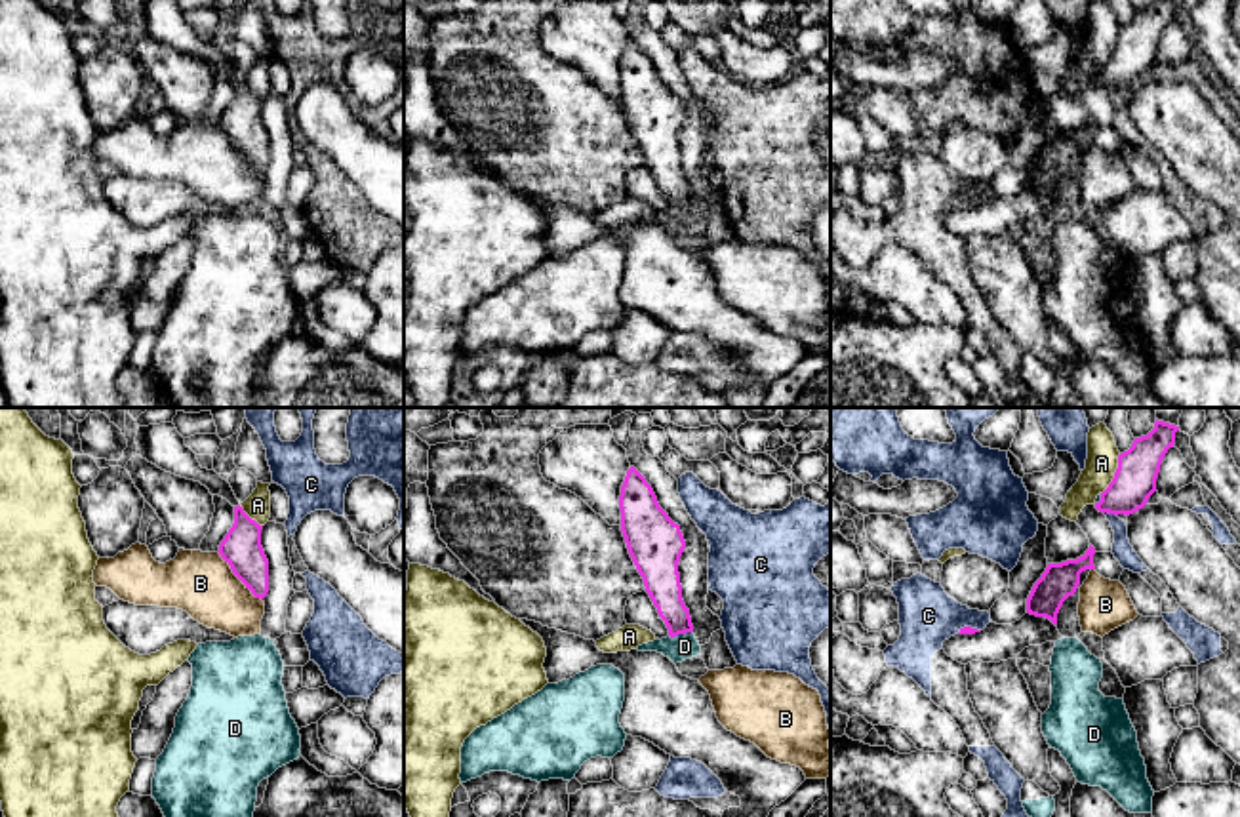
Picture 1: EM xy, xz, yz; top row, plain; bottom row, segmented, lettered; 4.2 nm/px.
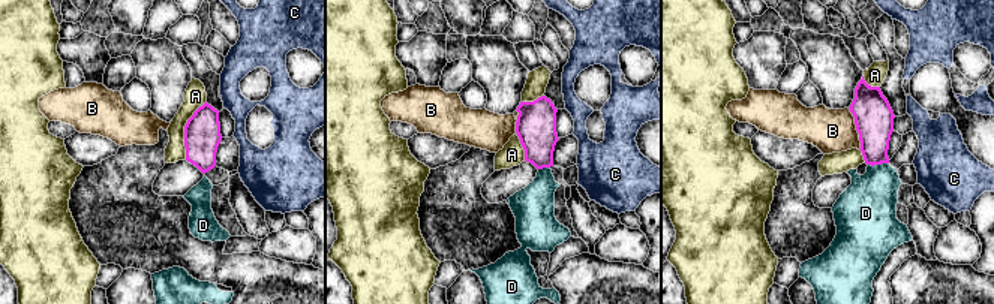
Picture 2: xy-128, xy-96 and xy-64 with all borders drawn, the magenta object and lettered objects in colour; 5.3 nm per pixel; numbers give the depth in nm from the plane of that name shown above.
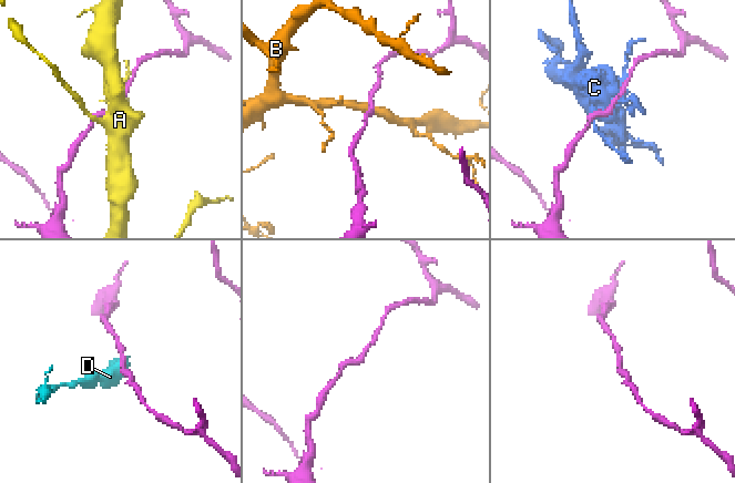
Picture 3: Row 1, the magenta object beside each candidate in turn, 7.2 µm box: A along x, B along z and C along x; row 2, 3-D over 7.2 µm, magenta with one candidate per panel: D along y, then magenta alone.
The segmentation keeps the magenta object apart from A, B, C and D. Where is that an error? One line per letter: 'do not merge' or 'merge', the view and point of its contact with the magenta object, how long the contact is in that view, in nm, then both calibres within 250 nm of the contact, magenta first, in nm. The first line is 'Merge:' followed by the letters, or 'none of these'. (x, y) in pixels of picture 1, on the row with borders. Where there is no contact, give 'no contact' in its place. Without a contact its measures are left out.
Merge: none of these
A: do not merge; meets magenta in yz at (1115, 475); contact 190 nm long; 180 nm thick on the magenta side, 140 nm on the other
B: do not merge; meets magenta in xy at (237, 576); contact 280 nm long; 160 nm thick on the magenta side, 280 nm on the other
C: do not merge; meets magenta in yz at (1111, 513); contact 70 nm long; 180 nm thick on the magenta side, 90 nm on the other
D: do not merge; meets magenta in xz at (680, 633); contact 110 nm long; 160 nm thick on the magenta side, 110 nm on the other

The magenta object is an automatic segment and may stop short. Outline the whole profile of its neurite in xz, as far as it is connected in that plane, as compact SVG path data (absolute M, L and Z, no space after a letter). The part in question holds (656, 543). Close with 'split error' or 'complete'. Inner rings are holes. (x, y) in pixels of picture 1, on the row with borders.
M630 467L619 495L621 531L669 636L693 632L682 600L678 562L686 548L680 526L659 507L646 478Z; complete

